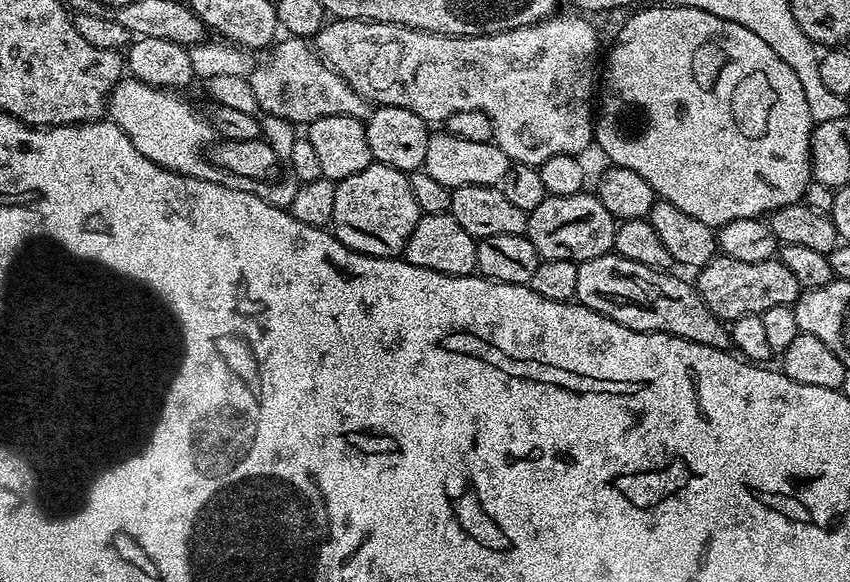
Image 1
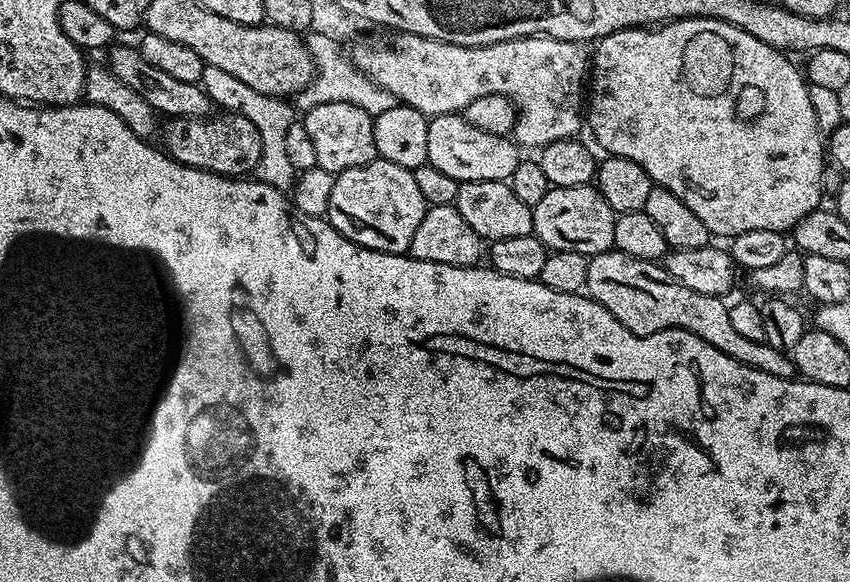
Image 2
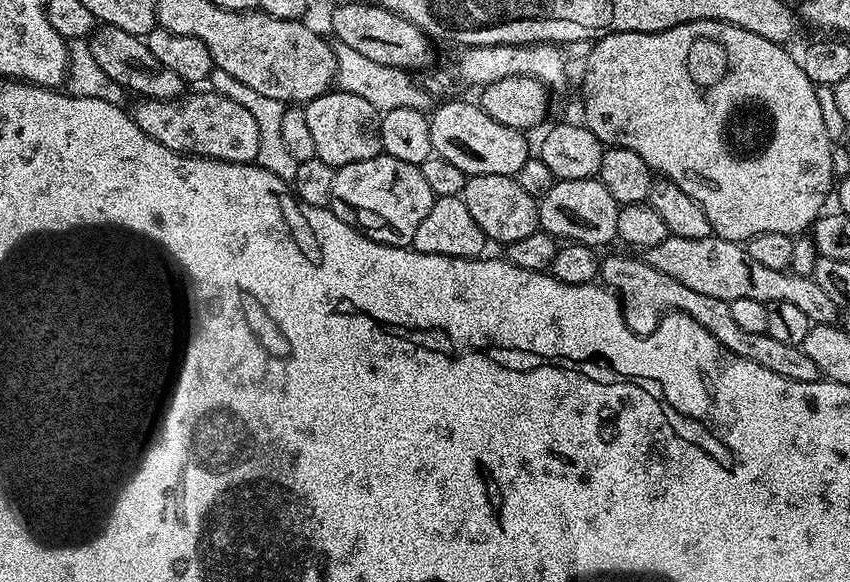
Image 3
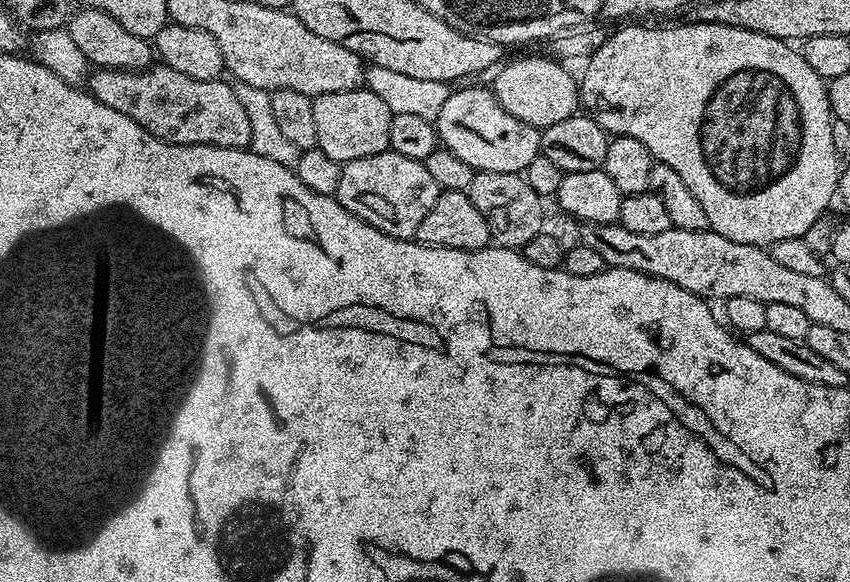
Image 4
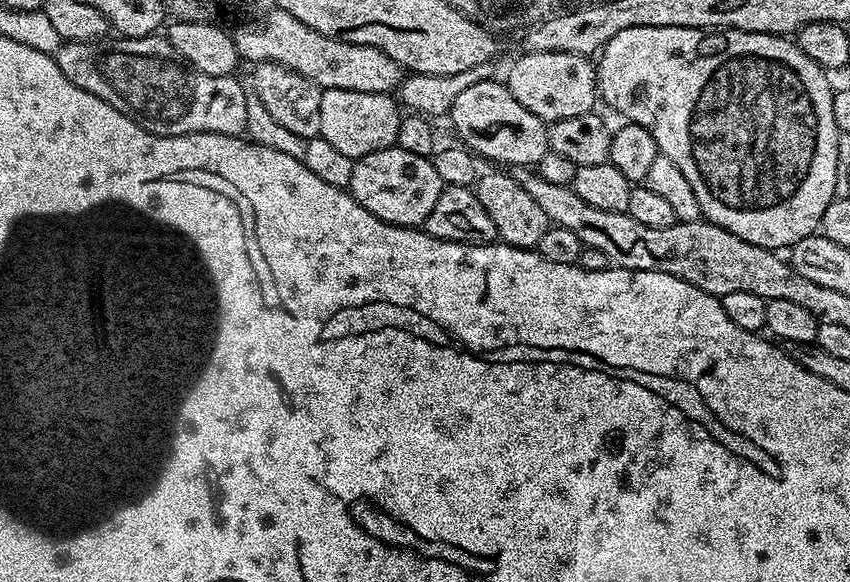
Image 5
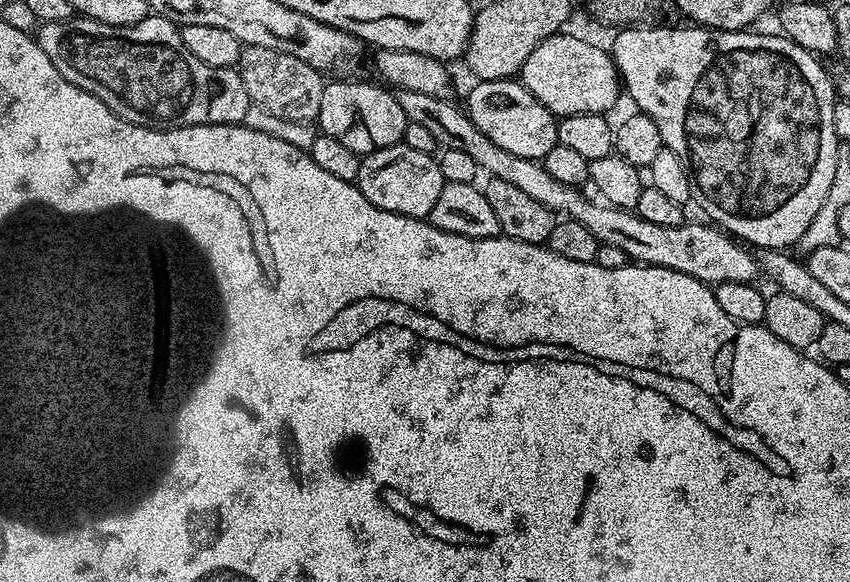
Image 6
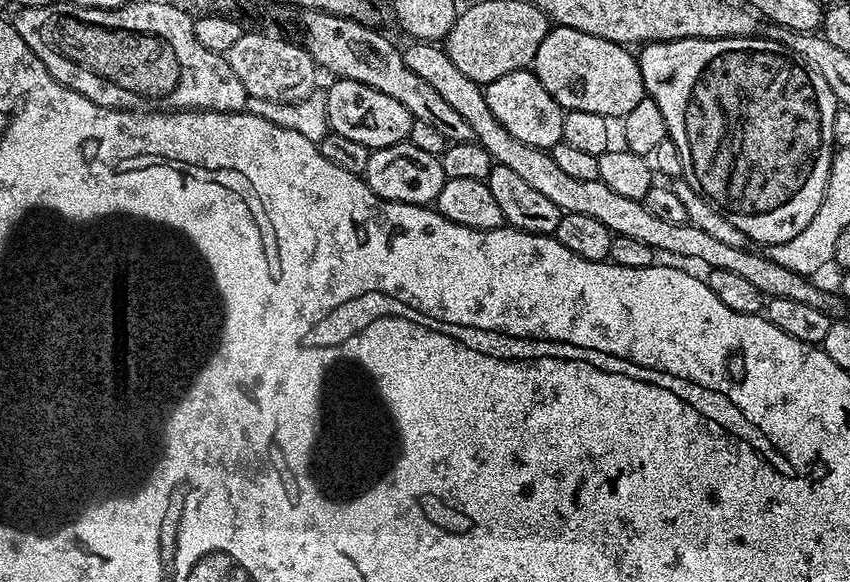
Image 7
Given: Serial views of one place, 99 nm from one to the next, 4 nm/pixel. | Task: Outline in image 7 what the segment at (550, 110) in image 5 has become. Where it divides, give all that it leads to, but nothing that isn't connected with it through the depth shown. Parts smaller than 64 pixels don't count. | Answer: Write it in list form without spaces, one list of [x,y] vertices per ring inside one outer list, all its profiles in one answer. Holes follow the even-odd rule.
[[[549,27],[542,46],[531,67],[538,82],[550,90],[550,94],[565,110],[590,110],[590,114],[602,114],[609,118],[623,118],[642,102],[644,83],[640,73],[640,61],[627,47],[615,44],[594,34],[582,34],[582,30]]]

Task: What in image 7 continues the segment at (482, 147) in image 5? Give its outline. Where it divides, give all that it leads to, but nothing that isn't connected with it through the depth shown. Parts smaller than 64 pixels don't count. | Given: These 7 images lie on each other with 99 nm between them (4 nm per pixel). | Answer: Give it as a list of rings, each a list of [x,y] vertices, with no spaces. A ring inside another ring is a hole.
[[[523,68],[514,70],[514,74],[502,74],[502,78],[494,78],[494,82],[483,85],[483,89],[490,114],[494,114],[494,118],[510,130],[518,142],[545,150],[561,143],[565,109],[552,97],[550,90],[538,82],[535,71]]]

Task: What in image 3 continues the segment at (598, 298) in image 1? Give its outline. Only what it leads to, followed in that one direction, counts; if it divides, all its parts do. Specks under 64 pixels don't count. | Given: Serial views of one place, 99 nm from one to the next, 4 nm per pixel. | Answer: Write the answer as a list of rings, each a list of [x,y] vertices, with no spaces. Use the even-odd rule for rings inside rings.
[[[604,256],[600,261],[599,279],[603,287],[616,293],[620,299],[620,308],[624,312],[624,321],[635,336],[649,336],[660,324],[662,317],[669,312],[684,312],[698,326],[710,330],[714,338],[726,350],[738,354],[742,358],[750,358],[750,362],[758,362],[758,366],[766,366],[766,370],[774,370],[774,374],[782,374],[782,378],[790,378],[794,382],[814,382],[821,379],[818,366],[807,357],[801,345],[786,346],[786,342],[778,342],[770,338],[768,332],[750,334],[742,330],[730,318],[730,306],[722,298],[709,298],[706,294],[698,294],[698,290],[689,290],[682,282],[674,282],[670,274],[662,274],[662,270],[654,270],[642,258],[634,260],[630,256]]]

